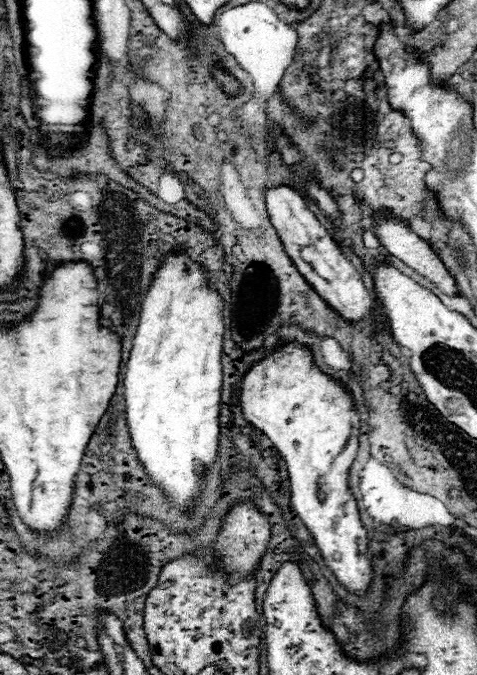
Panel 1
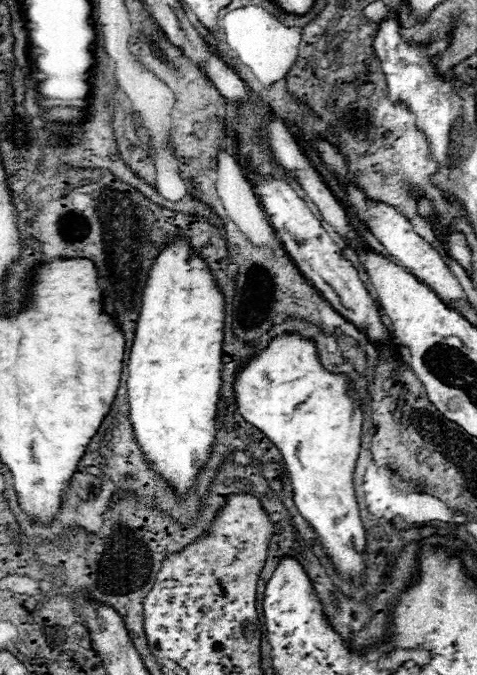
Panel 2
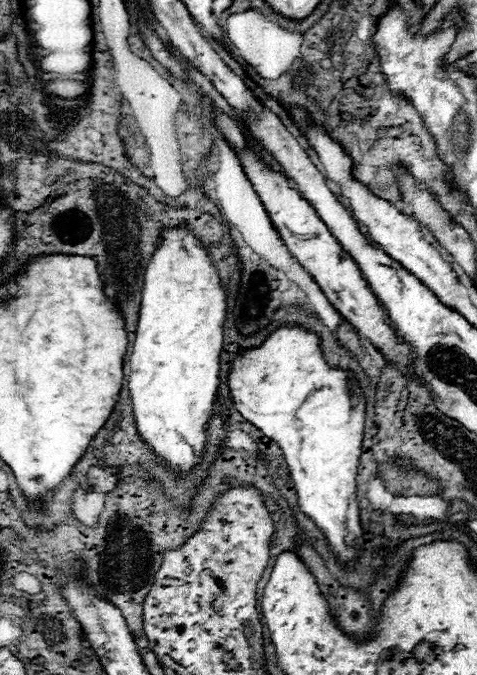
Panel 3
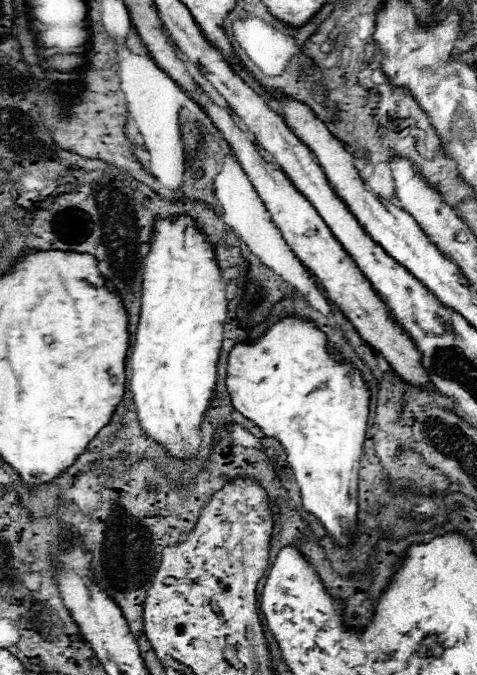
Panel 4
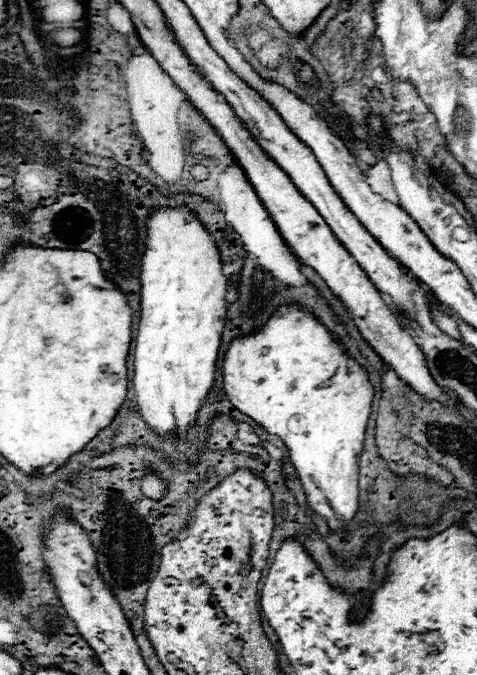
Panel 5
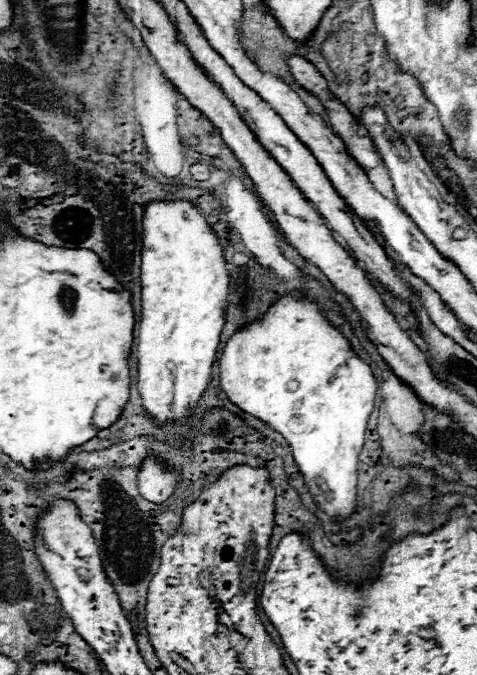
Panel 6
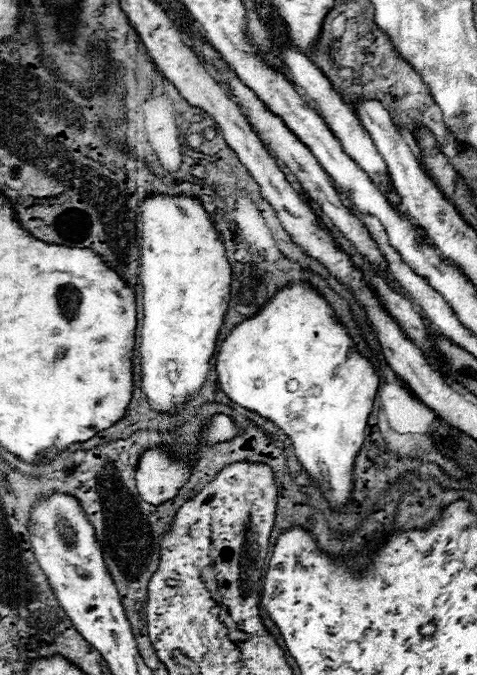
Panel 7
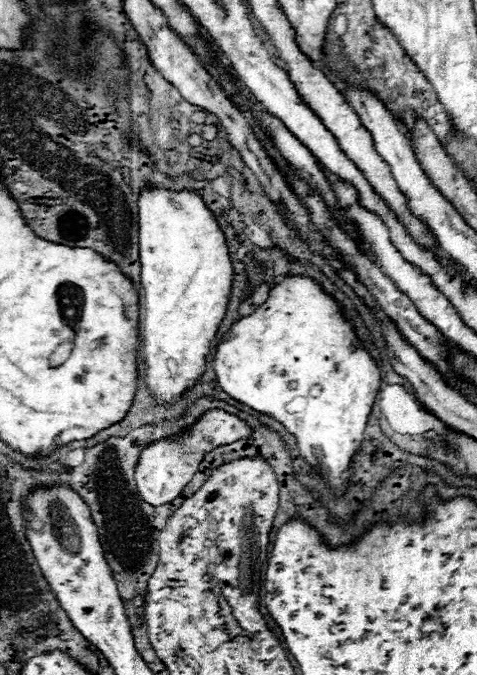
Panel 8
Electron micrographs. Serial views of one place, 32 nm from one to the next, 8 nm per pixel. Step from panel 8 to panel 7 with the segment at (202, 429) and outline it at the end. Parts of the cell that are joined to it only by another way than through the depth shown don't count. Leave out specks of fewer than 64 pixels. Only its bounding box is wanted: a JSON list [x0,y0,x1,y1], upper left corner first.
[136,416,240,506]

